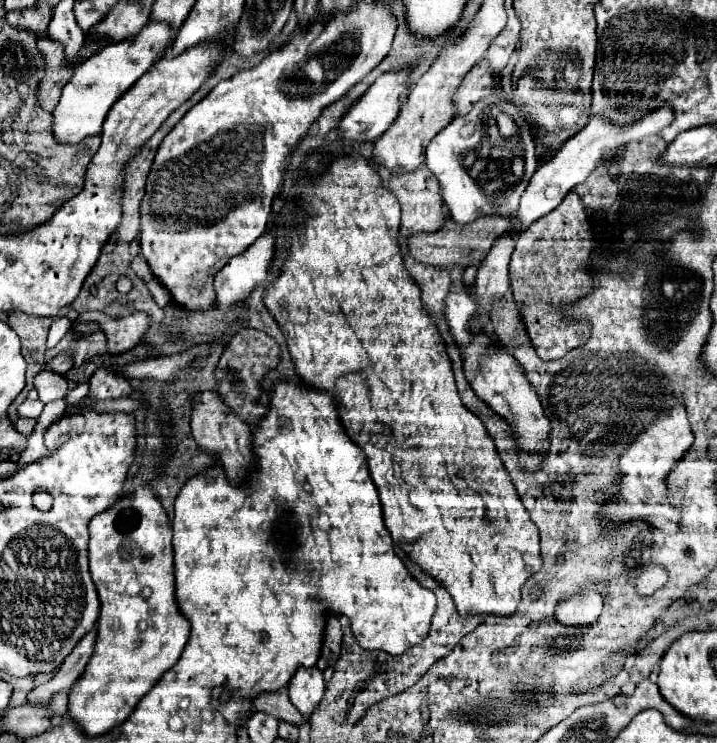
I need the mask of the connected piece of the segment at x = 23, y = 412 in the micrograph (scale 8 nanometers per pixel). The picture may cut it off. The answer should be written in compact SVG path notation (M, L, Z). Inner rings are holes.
M37 399L37 401L25 401L23 405L19 405L19 417L31 417L31 419L37 419L43 411L43 403Z

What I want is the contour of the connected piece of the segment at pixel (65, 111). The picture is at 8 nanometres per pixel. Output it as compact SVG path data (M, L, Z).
M147 23L145 29L141 29L141 33L137 37L131 37L131 39L125 39L121 43L111 43L107 47L103 47L101 51L97 51L95 55L79 61L73 69L73 75L71 79L63 85L61 89L61 97L59 97L59 103L57 107L53 109L53 137L57 143L61 145L77 145L81 143L83 139L87 137L93 137L93 135L99 135L101 133L101 127L103 127L103 121L109 113L109 109L113 107L113 103L143 75L151 69L151 65L161 57L163 49L165 49L165 41L169 41L169 29L165 29L165 25L153 25Z

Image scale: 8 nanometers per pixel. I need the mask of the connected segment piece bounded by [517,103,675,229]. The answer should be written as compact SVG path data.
M663 103L661 107L645 113L641 119L629 123L629 125L617 125L611 123L607 117L603 115L593 115L589 119L589 123L585 125L585 129L581 129L577 135L573 135L557 153L553 159L545 161L543 165L537 167L537 171L533 173L523 197L521 197L521 205L517 211L517 221L523 229L527 229L533 221L537 221L539 217L547 215L549 211L553 211L563 197L581 181L585 181L589 177L589 173L597 167L597 163L605 157L609 157L609 153L621 149L623 145L637 141L641 137L649 137L649 135L659 135L665 127L669 127L673 123L673 107Z

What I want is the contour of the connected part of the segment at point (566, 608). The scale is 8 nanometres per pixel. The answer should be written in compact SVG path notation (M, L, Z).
M585 593L585 599L569 599L555 611L557 621L565 625L593 625L603 609L603 599L599 593Z

